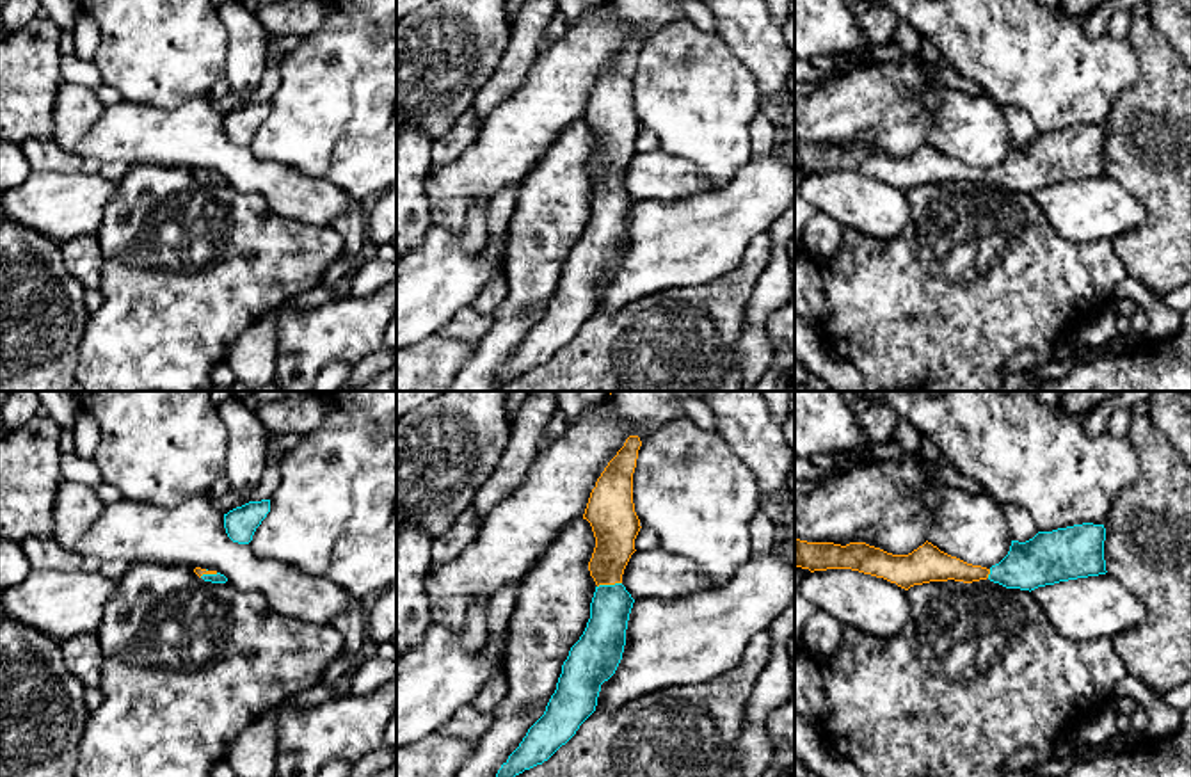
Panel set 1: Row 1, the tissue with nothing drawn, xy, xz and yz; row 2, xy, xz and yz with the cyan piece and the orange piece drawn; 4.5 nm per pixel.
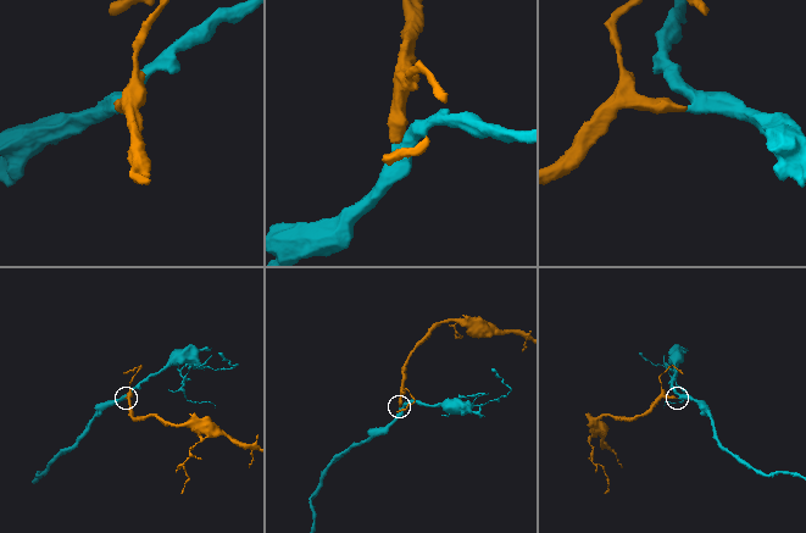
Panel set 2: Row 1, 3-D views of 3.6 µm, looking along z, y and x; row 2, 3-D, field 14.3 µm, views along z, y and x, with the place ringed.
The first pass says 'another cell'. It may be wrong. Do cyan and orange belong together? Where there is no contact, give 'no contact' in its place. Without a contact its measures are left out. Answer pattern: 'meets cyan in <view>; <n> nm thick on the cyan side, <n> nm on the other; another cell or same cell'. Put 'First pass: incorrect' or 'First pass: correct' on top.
First pass: incorrect
meets cyan in xz; 200 nm thick on the cyan side, 190 nm on the other; same cell

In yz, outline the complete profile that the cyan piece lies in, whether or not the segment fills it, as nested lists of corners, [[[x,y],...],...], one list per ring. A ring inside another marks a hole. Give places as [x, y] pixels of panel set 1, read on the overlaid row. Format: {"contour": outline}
{"contour": [[[1083,523],[1052,532],[1038,532],[1026,542],[1011,541],[1008,555],[990,569],[967,564],[956,557],[940,551],[931,542],[924,542],[908,555],[892,555],[866,542],[850,542],[846,546],[834,542],[807,542],[795,537],[795,567],[814,571],[851,569],[876,578],[883,578],[908,590],[914,585],[930,581],[963,581],[972,583],[990,580],[1006,589],[1035,590],[1038,587],[1059,581],[1106,574],[1104,560],[1104,525]]]}

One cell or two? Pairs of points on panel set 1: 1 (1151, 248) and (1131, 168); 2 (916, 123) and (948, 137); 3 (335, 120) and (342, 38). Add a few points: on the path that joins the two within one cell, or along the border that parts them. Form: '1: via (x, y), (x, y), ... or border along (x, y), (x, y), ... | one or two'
1: via (1156, 228), (1156, 192), (1151, 187) | one
2: border along (928, 86), (921, 91), (932, 111), (925, 141) | two
3: via (335, 100), (335, 86), (342, 79), (342, 57) | one

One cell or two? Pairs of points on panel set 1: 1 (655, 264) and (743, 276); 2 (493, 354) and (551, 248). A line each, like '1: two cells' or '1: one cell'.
1: two cells
2: one cell

